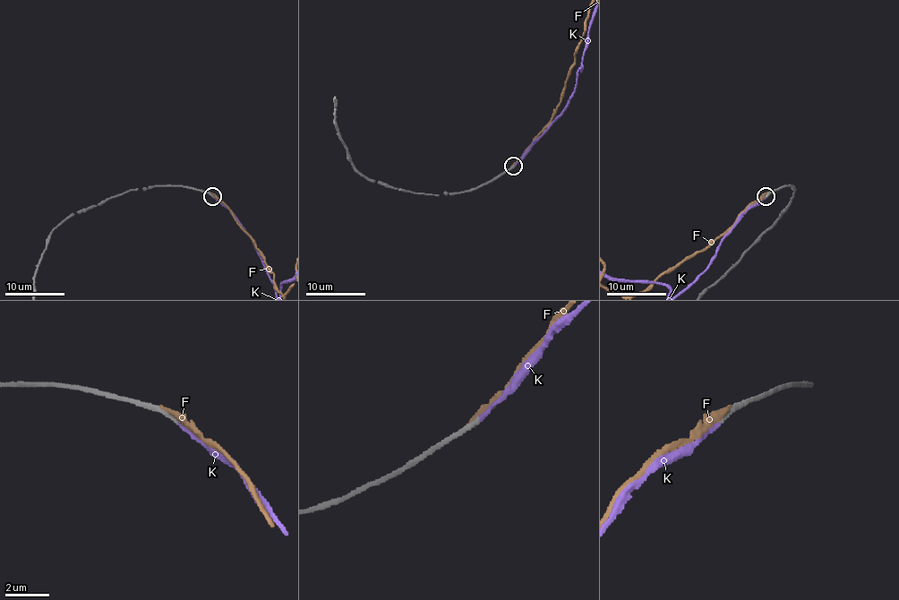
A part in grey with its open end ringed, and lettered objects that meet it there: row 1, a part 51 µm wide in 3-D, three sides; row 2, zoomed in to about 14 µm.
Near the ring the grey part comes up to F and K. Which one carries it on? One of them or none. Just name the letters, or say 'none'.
K

